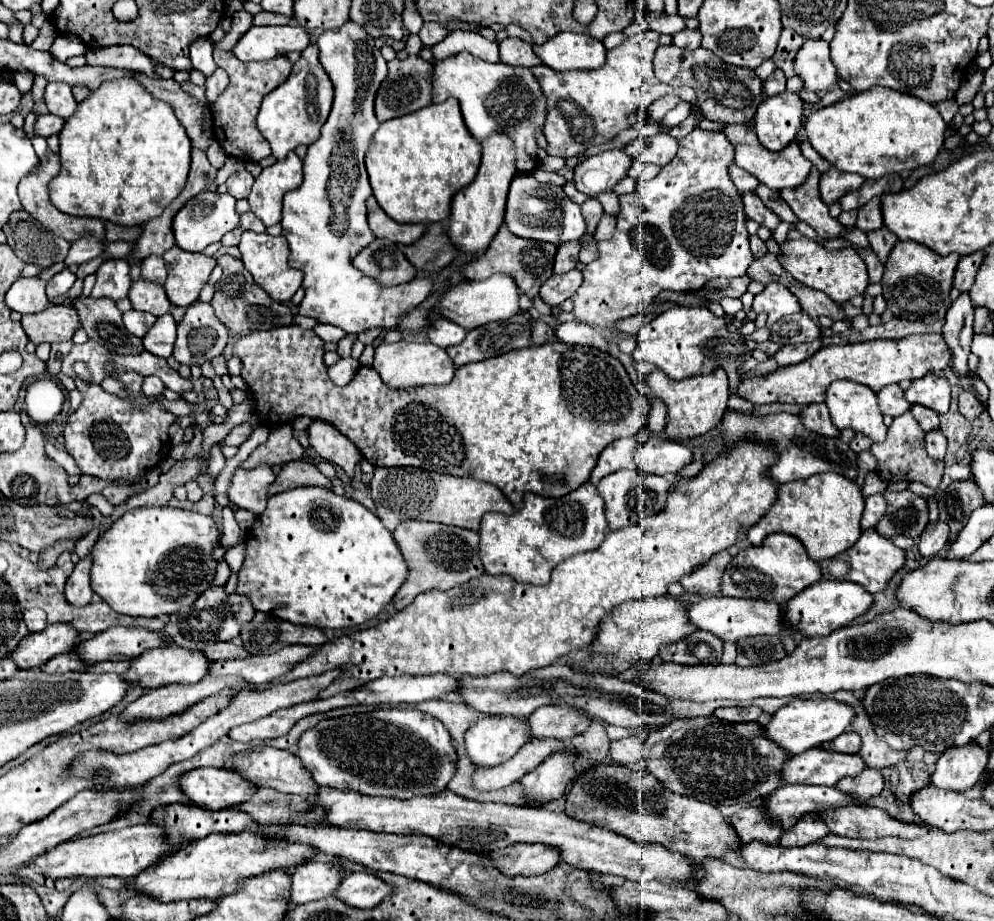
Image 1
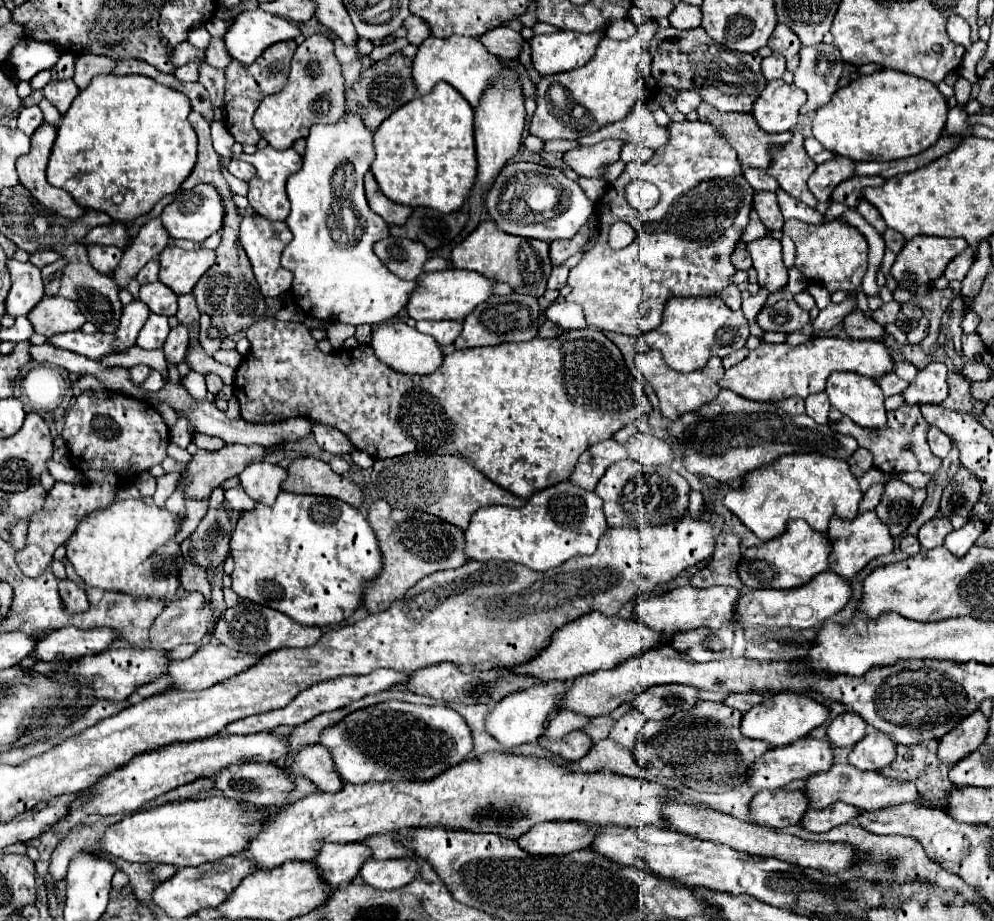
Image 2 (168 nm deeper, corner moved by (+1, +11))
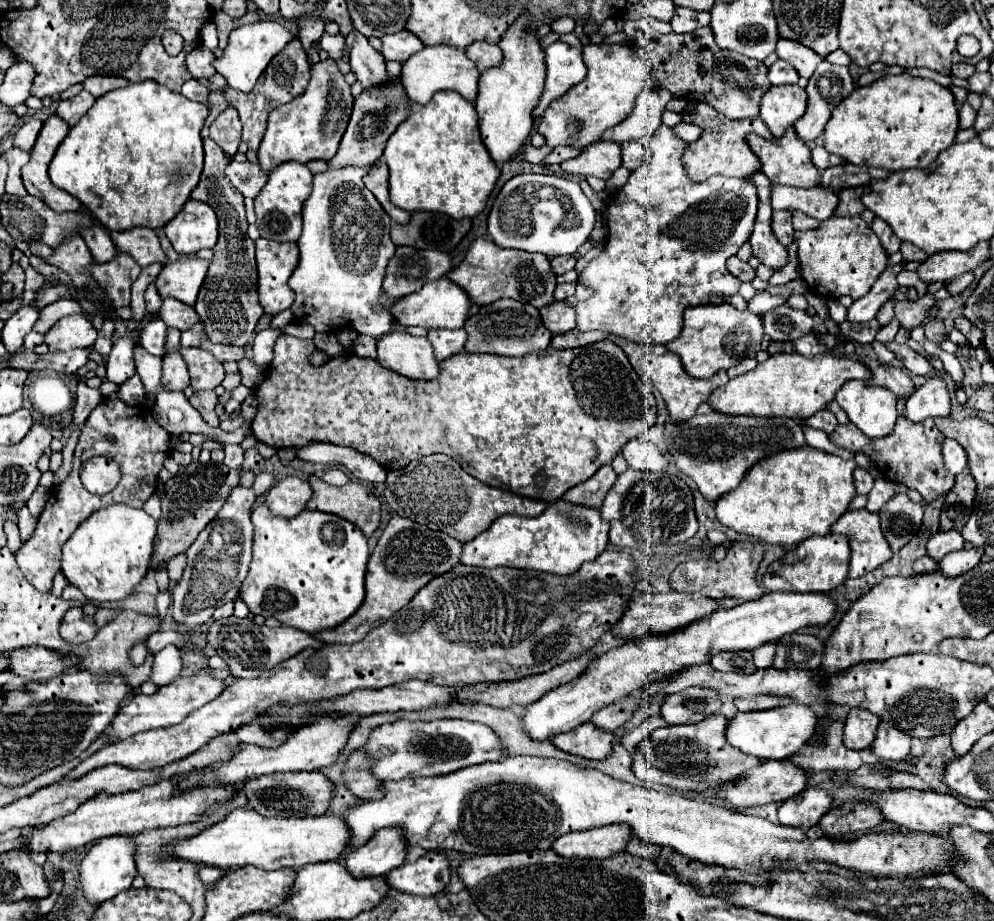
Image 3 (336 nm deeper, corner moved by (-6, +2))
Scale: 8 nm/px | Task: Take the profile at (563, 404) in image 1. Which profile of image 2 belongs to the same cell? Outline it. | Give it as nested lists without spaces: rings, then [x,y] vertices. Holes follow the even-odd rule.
[[[261,318],[257,320],[249,330],[247,330],[247,338],[251,342],[251,350],[249,350],[249,358],[243,358],[237,376],[235,376],[235,396],[241,404],[241,418],[249,424],[263,424],[263,422],[283,422],[289,418],[311,418],[313,422],[325,424],[329,428],[335,428],[339,432],[343,432],[351,444],[357,450],[367,452],[373,458],[393,458],[393,456],[403,456],[409,452],[435,452],[435,454],[455,454],[465,458],[471,466],[475,466],[481,474],[485,474],[489,480],[493,480],[495,484],[503,486],[505,490],[521,496],[521,498],[529,498],[539,490],[545,490],[553,484],[565,482],[577,464],[577,458],[593,444],[603,442],[607,438],[611,438],[619,428],[639,420],[641,416],[645,416],[651,410],[651,404],[641,388],[641,384],[637,382],[637,378],[631,374],[631,370],[627,368],[619,348],[597,328],[587,326],[581,330],[569,330],[557,338],[533,338],[529,342],[511,342],[511,344],[499,344],[499,346],[485,346],[485,348],[465,348],[465,350],[453,350],[447,352],[443,358],[443,364],[439,370],[435,370],[433,374],[425,374],[425,376],[409,376],[409,374],[401,374],[391,370],[387,364],[383,364],[373,348],[369,346],[357,346],[357,348],[341,348],[329,354],[323,354],[317,348],[317,342],[313,340],[309,328],[305,324],[299,322],[281,322],[275,318]]]

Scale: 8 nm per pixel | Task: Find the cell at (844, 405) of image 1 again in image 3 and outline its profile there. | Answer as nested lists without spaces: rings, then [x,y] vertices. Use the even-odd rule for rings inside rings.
[[[848,381],[836,393],[848,419],[868,437],[886,437],[896,423],[896,395],[864,381]]]

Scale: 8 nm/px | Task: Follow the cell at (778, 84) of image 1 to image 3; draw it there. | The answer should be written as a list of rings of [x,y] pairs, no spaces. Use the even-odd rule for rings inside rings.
[[[778,59],[768,71],[768,79],[772,85],[788,85],[788,83],[798,83],[798,73],[792,65]]]

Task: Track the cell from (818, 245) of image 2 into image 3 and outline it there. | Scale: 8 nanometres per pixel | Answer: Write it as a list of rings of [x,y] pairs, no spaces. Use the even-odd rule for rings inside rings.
[[[830,217],[818,229],[796,231],[794,243],[798,245],[800,275],[810,291],[822,297],[840,299],[850,295],[860,299],[874,285],[878,275],[886,269],[888,255],[876,233],[860,217]]]

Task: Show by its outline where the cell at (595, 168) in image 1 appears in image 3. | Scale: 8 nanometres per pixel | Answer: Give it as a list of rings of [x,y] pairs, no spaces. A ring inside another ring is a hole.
[[[592,143],[584,155],[564,161],[560,167],[572,175],[608,179],[622,165],[622,147],[618,143]]]

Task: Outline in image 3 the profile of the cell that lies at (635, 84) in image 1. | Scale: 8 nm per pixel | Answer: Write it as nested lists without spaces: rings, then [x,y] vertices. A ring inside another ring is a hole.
[[[590,43],[584,47],[584,63],[588,65],[586,79],[552,101],[538,125],[538,133],[546,139],[548,147],[588,147],[596,143],[606,129],[616,127],[632,113],[636,97],[644,87],[652,85],[652,63],[648,63],[648,55],[640,45]]]

